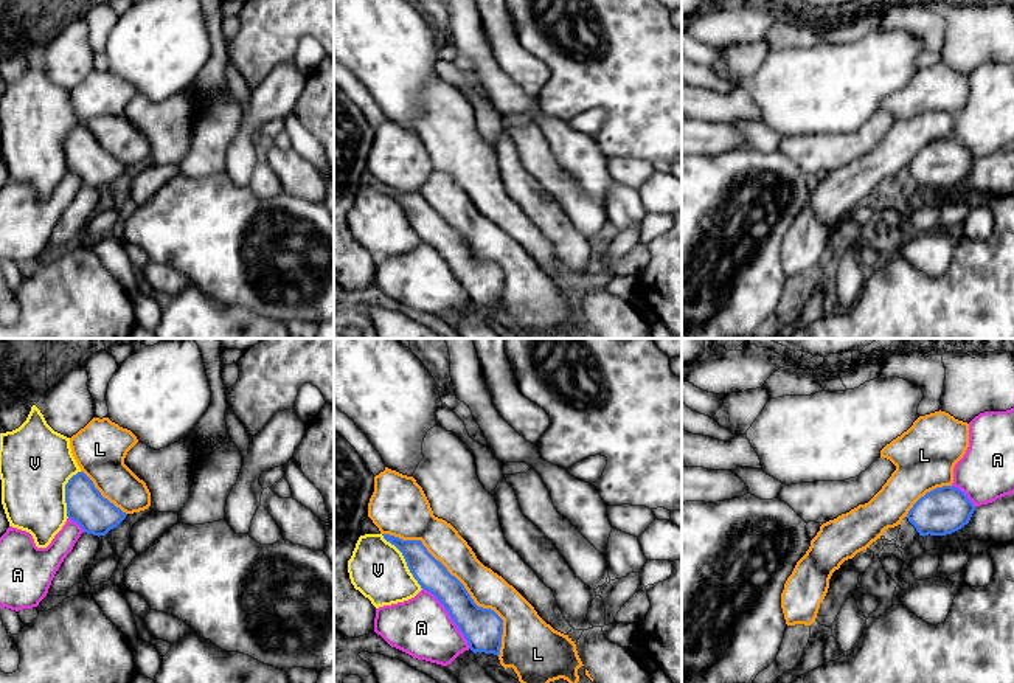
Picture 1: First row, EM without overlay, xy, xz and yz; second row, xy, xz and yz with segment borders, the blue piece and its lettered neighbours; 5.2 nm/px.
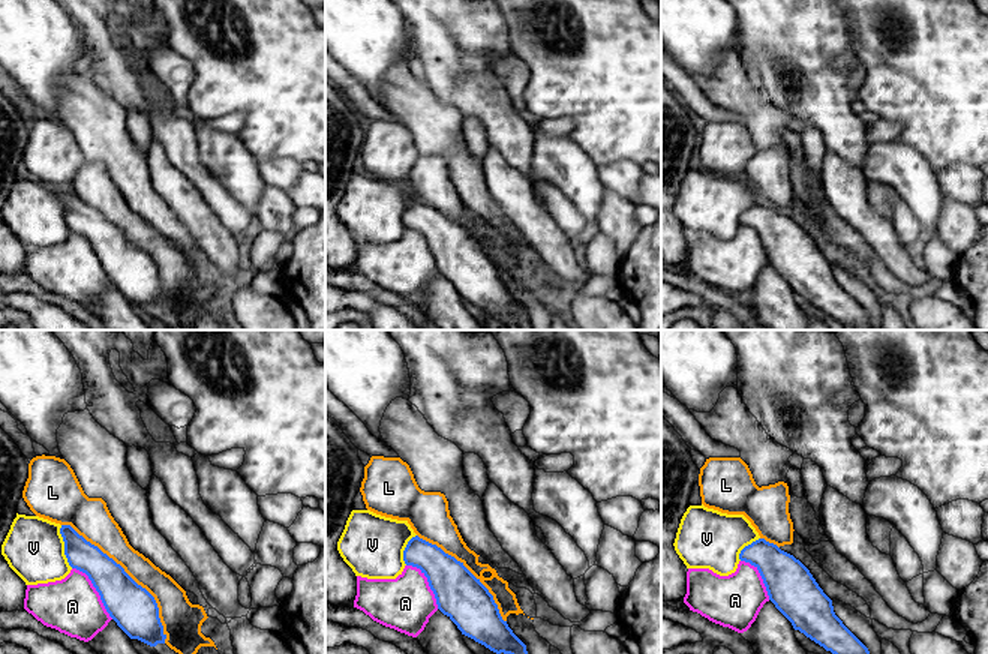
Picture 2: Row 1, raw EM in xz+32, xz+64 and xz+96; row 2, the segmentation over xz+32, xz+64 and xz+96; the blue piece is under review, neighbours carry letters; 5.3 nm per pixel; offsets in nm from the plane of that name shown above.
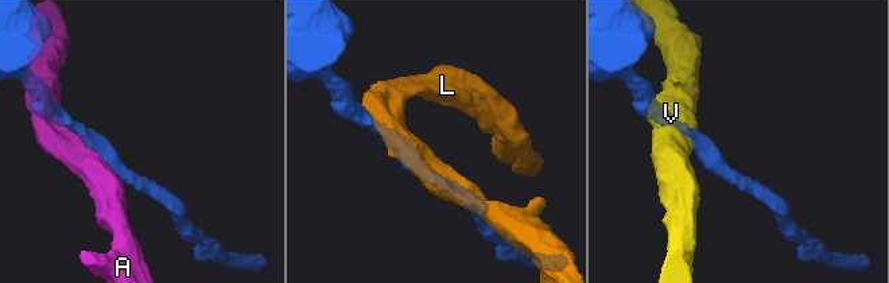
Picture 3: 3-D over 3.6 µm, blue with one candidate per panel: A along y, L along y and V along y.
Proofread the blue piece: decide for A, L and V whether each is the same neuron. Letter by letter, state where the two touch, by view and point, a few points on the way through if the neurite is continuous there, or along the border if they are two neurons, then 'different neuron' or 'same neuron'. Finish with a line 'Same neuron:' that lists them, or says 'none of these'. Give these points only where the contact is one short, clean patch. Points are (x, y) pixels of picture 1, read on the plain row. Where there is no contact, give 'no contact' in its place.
A: xz (451, 269) | different neuron
L: xz (461, 236) | different neuron
V: xz (406, 213) | different neuron
Same neuron: none of these

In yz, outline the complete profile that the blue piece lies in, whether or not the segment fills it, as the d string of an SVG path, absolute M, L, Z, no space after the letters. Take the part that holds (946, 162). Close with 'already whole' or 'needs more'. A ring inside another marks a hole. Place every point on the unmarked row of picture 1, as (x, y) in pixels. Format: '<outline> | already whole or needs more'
M955 138L927 144L908 163L907 171L919 188L946 188L969 175L975 163L967 147Z | already whole

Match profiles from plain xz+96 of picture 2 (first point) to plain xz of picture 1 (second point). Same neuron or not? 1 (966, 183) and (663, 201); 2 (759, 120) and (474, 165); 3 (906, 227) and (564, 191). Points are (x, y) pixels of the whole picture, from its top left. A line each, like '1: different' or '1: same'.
1: different
2: same
3: same

